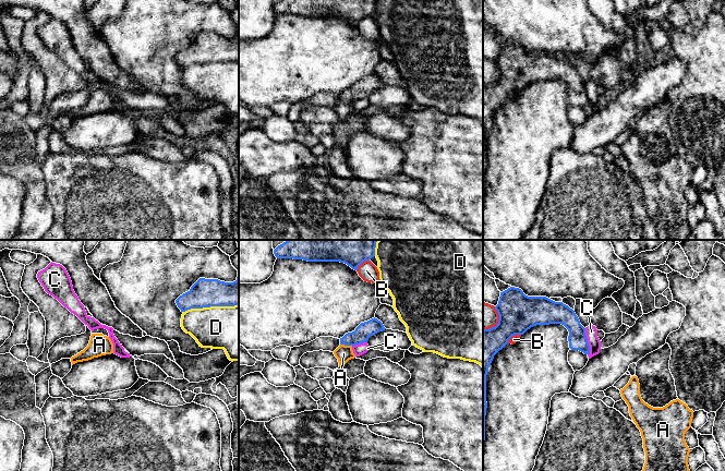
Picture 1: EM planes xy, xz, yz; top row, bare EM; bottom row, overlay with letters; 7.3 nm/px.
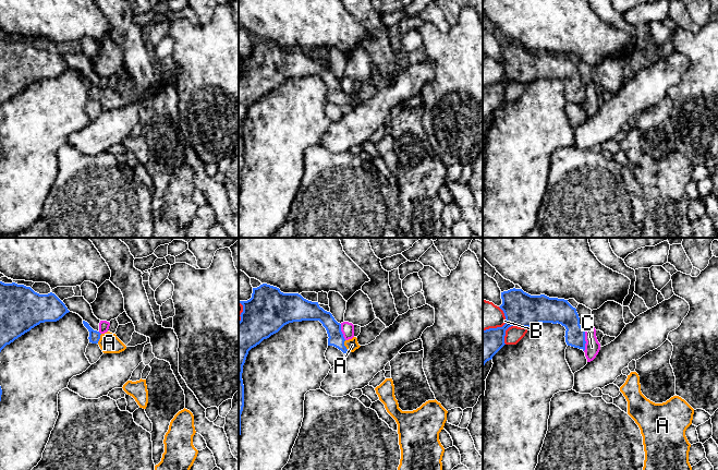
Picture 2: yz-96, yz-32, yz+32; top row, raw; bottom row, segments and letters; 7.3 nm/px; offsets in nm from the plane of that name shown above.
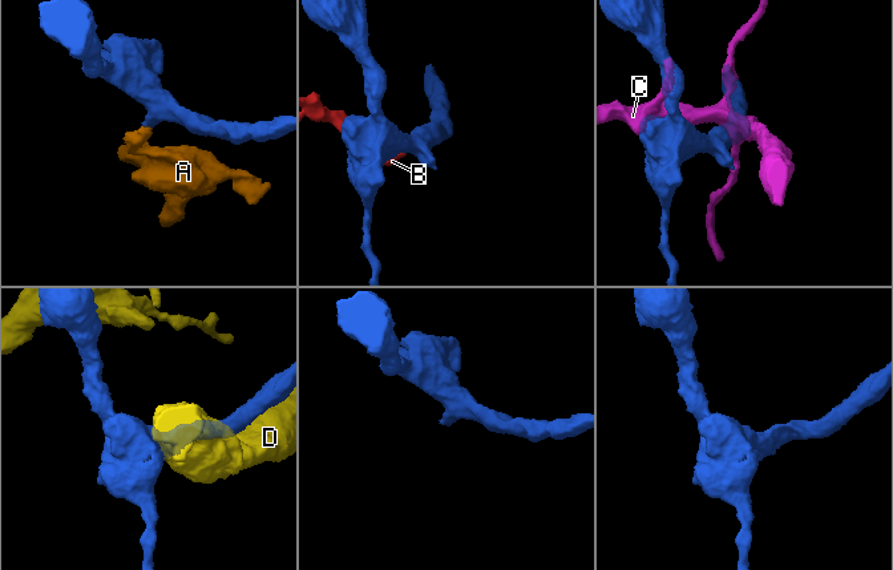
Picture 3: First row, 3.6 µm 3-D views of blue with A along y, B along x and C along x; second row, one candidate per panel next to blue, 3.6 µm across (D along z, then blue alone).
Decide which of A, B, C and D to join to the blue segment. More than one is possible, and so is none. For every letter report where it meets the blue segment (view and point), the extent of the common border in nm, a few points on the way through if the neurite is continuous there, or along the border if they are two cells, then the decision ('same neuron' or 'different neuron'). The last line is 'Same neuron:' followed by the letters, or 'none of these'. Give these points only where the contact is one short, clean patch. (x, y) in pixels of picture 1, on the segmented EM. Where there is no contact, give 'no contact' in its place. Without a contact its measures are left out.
A: meets blue in xz at (347, 345); contact 100 nm long; runs through xz (364, 330), (347, 345), (343, 353); same neuron
B: meets blue in yz at (512, 335); contact 120 nm long; different neuron
C: meets blue in yz at (587, 342); contact 200 nm long; different neuron
D: meets blue in xy at (210, 305); contact 420 nm long; different neuron
Same neuron: A

